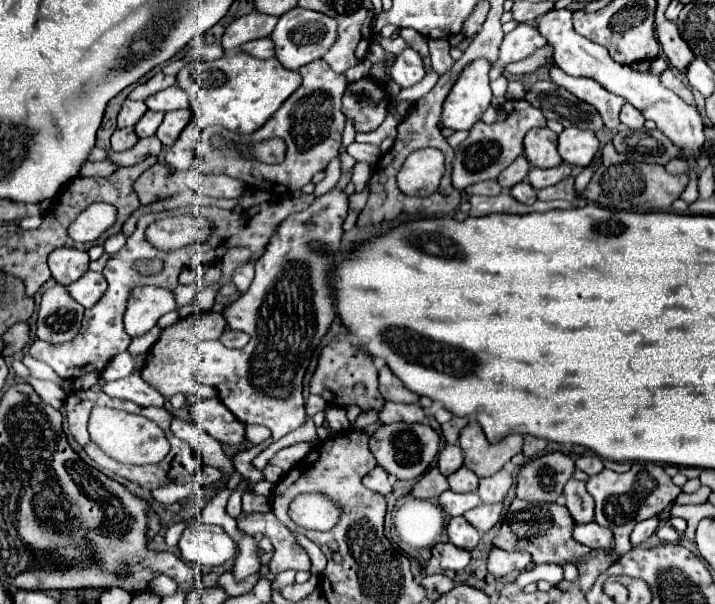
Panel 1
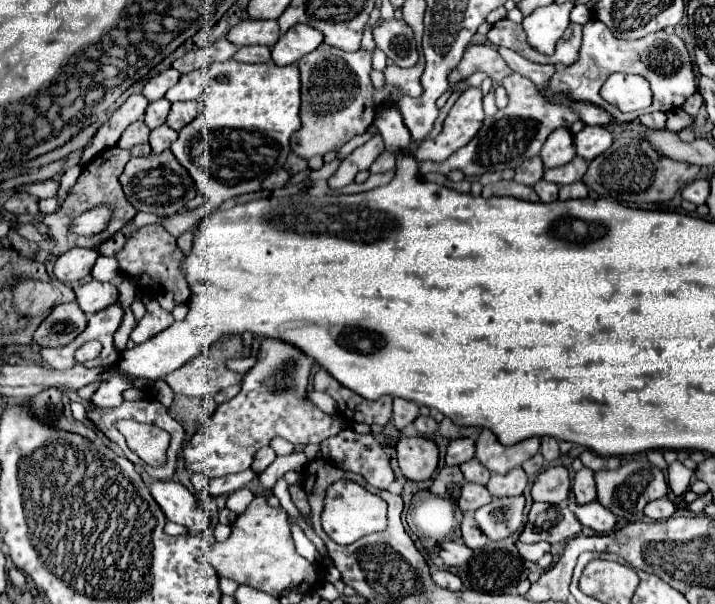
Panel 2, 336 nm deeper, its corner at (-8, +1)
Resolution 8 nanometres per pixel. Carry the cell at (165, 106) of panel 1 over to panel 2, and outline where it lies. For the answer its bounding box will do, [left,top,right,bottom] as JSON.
[165,71,207,103]

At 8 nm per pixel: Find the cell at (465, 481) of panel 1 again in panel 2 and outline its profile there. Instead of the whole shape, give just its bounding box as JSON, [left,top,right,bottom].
[461,459,491,485]

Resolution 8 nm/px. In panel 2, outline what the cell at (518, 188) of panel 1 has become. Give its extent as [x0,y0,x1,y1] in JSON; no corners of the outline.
[533,179,559,203]

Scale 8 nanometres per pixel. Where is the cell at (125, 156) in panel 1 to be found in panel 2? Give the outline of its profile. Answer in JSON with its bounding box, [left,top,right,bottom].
[149,125,177,153]

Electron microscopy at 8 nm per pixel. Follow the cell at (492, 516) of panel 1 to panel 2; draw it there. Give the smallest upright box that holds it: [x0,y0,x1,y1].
[475,497,525,539]

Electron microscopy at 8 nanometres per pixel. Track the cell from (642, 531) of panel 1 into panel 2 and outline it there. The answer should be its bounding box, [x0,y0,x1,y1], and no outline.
[645,495,677,521]

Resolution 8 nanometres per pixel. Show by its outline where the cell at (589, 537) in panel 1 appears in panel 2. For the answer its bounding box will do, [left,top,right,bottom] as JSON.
[575,501,615,533]

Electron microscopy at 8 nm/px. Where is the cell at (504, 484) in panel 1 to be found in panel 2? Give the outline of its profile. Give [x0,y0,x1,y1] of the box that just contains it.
[487,467,527,497]

